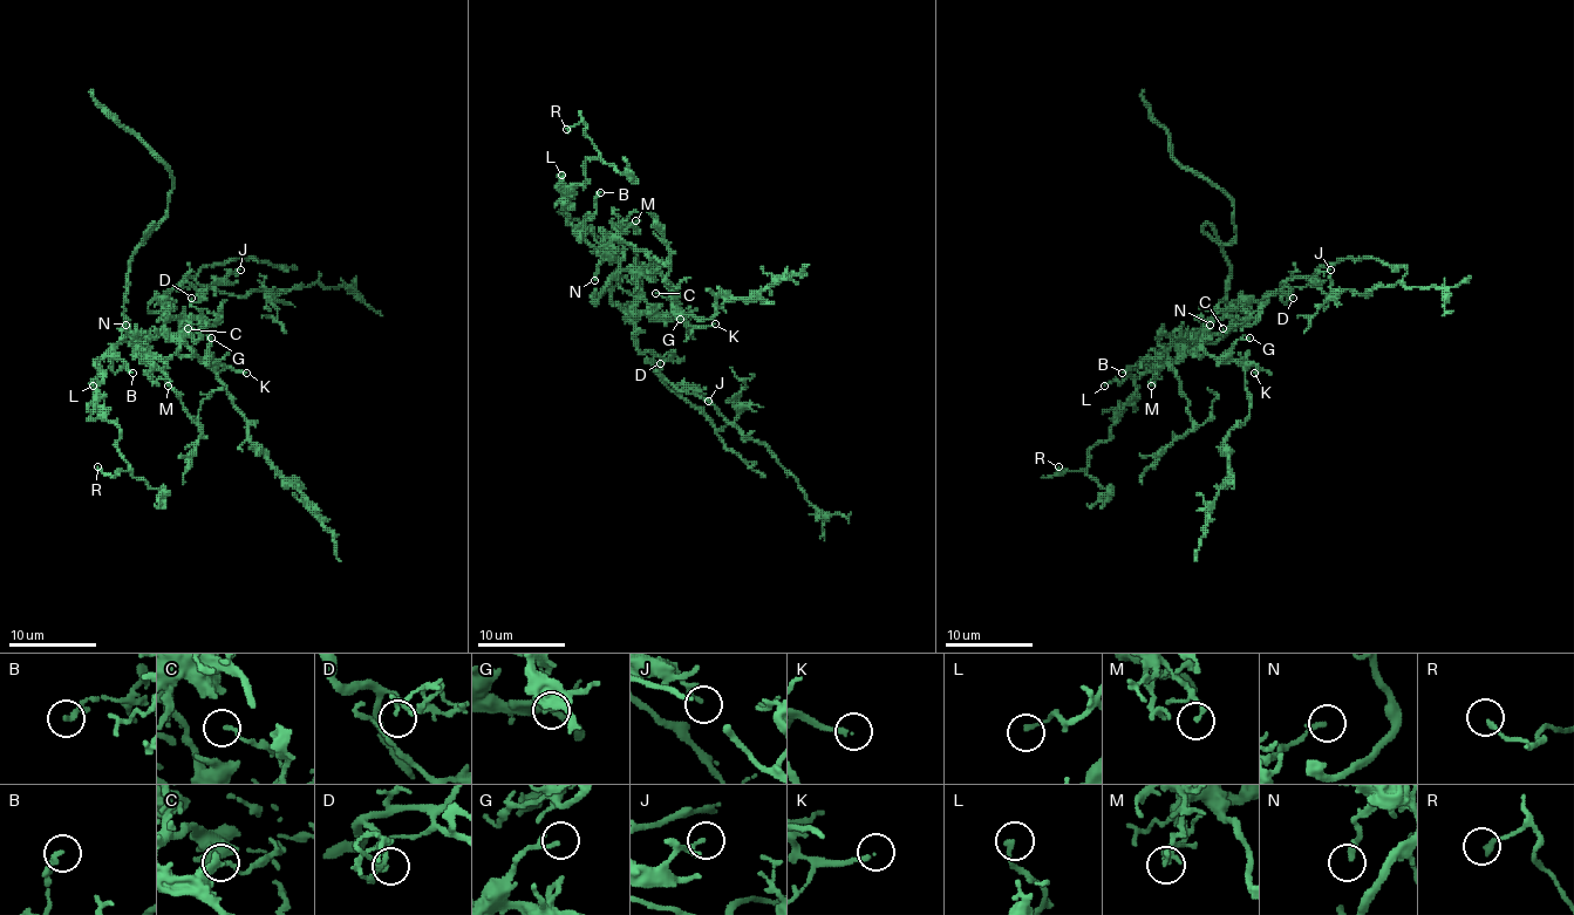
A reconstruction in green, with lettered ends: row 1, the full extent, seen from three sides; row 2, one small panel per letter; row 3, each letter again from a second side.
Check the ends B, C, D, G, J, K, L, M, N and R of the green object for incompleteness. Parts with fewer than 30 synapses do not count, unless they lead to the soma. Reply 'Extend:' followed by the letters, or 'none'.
Extend: K

